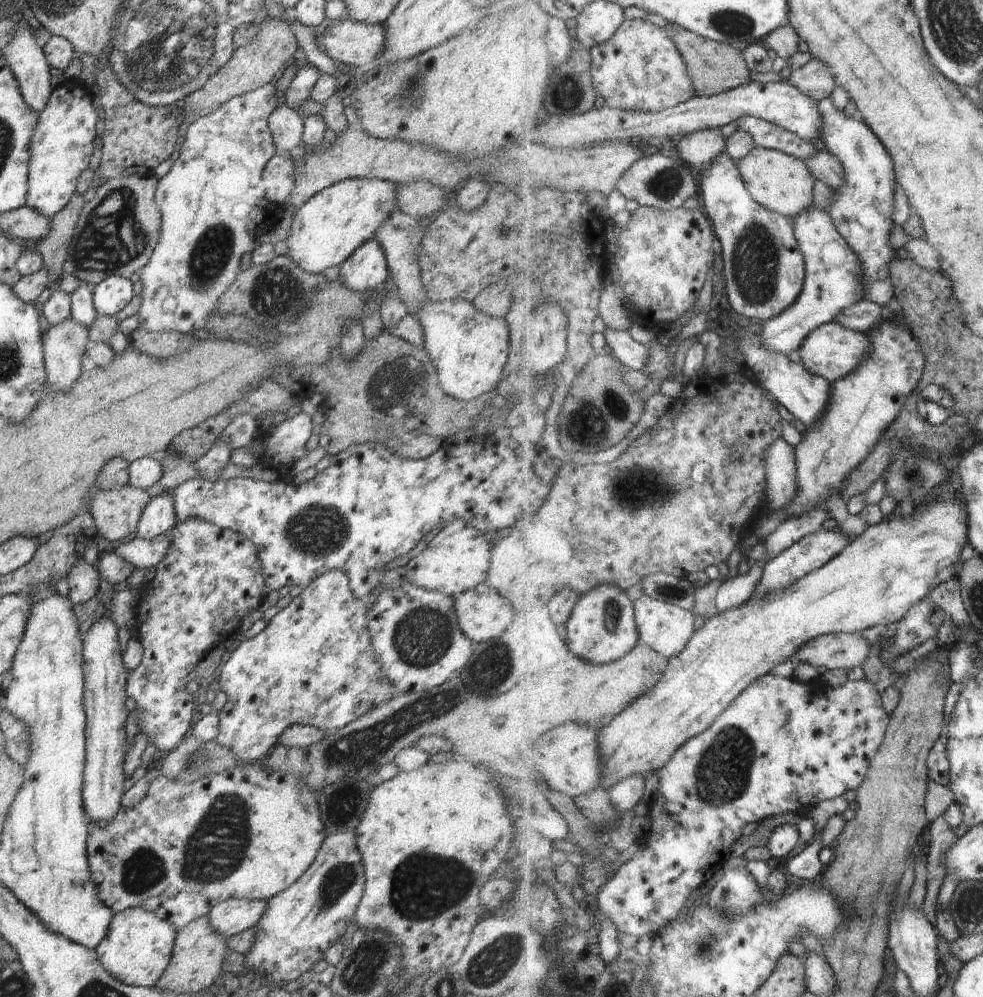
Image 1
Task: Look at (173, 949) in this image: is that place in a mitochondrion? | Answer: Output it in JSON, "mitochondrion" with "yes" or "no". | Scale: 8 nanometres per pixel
{"mitochondrion":"no"}

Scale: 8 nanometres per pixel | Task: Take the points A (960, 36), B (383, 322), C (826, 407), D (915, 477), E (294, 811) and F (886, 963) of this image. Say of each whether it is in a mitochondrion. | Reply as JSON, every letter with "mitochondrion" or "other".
{"A":"mitochondrion","B":"other","C":"other","D":"mitochondrion","E":"other","F":"other"}

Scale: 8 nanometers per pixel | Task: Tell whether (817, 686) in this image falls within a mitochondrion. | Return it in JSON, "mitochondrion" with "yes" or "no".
{"mitochondrion":"no"}

